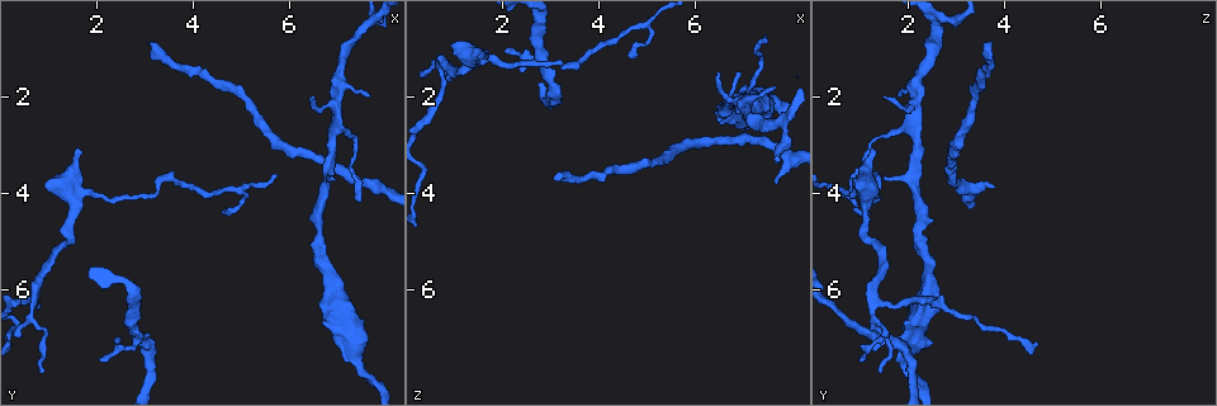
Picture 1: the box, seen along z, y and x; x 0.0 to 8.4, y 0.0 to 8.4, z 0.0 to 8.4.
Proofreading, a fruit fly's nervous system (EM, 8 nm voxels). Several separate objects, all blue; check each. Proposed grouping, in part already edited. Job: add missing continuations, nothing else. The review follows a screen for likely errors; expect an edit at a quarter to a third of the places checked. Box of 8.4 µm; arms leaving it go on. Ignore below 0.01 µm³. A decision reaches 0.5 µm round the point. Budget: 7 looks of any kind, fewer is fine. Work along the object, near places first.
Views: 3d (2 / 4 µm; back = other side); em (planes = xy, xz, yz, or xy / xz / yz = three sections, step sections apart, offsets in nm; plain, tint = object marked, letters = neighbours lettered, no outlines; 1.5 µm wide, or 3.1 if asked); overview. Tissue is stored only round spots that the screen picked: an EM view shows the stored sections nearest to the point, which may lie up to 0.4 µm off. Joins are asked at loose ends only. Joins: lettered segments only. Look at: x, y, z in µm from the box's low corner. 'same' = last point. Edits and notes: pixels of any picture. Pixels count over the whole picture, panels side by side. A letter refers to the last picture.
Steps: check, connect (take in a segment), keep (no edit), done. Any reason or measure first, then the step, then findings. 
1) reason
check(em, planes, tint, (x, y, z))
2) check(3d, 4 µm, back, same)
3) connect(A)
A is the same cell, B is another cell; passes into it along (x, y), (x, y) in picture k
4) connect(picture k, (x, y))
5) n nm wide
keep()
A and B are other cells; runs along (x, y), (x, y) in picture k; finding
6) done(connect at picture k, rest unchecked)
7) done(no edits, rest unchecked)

free end
check(em, xy, step 4, tint, (2.10, 7.40, 1.05))

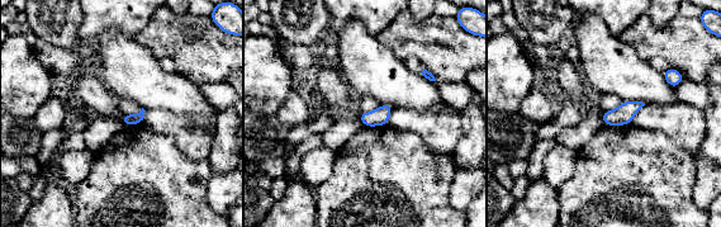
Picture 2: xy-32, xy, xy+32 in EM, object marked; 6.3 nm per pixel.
what lies round it
check(em, xy, step 4, letters, same)

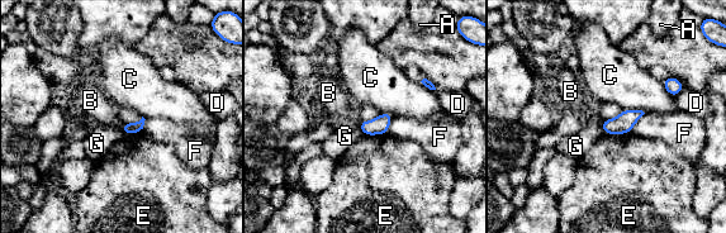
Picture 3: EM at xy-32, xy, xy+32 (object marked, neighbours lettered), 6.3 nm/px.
keep()
A, B, C, D, E, F and G are other cells; no lettered segment goes on from it

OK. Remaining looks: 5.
free end
check(em, xz, step 8, tint, (6.95, 3.75, 1.45))

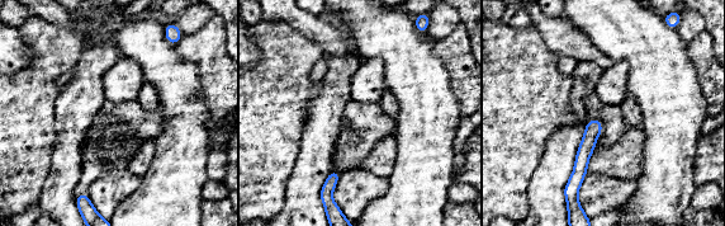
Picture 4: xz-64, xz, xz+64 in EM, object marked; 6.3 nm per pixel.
cut it another way
check(em, planes, letters, same)

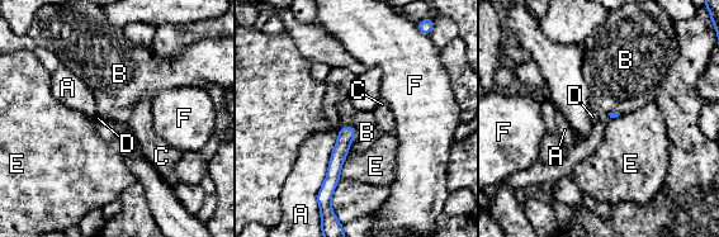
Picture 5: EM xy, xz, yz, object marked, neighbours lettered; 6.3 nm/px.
keep()
A, B, C, D, E and F are other cells; runs along (349, 128), (334, 176), (325, 188) in picture 5; none of them fits

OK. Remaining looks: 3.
branch stops here
check(3d, 2 µm, back, (3.10, 0.80, 3.75))

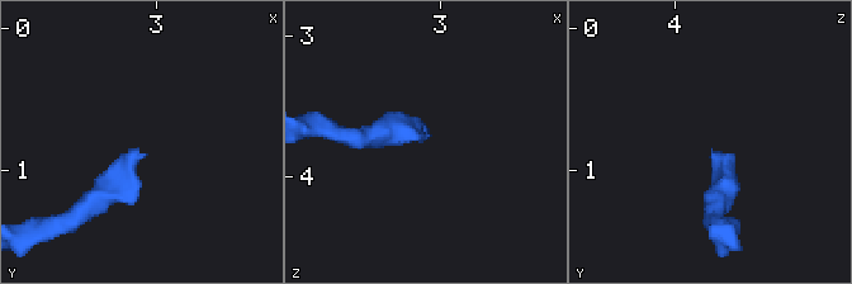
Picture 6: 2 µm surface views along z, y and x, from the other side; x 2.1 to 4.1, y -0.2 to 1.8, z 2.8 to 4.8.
check(em, xy, step 8, tint, (3.14, 0.84, 3.72))

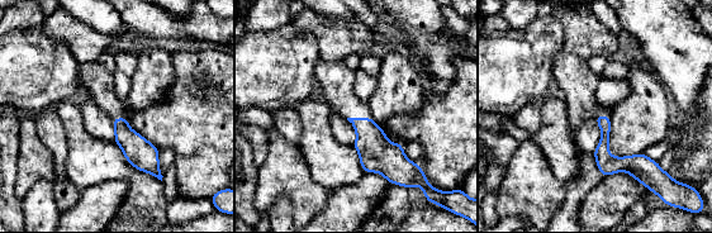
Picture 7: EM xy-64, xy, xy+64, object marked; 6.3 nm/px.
check(em, planes, letters, same)

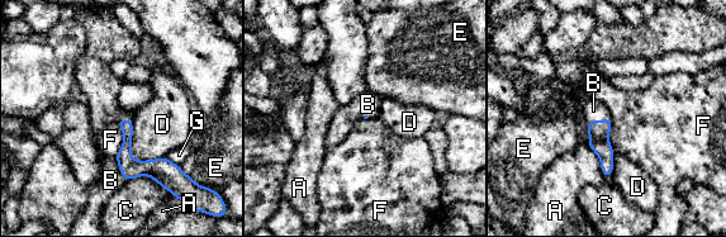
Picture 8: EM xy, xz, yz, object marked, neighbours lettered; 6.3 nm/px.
D touches over 320 nm
connect(B)
B is the same cell, A, C, D, E, F and G are other cells; the neuron continues

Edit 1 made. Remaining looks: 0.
done(connect at picture 8, rest unchecked)

